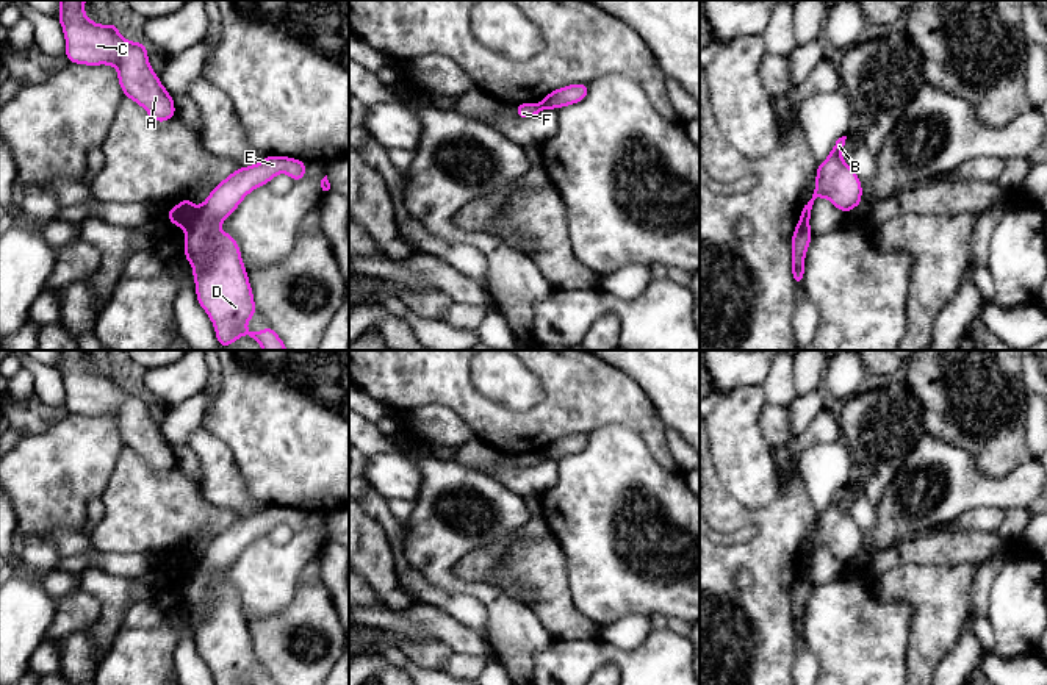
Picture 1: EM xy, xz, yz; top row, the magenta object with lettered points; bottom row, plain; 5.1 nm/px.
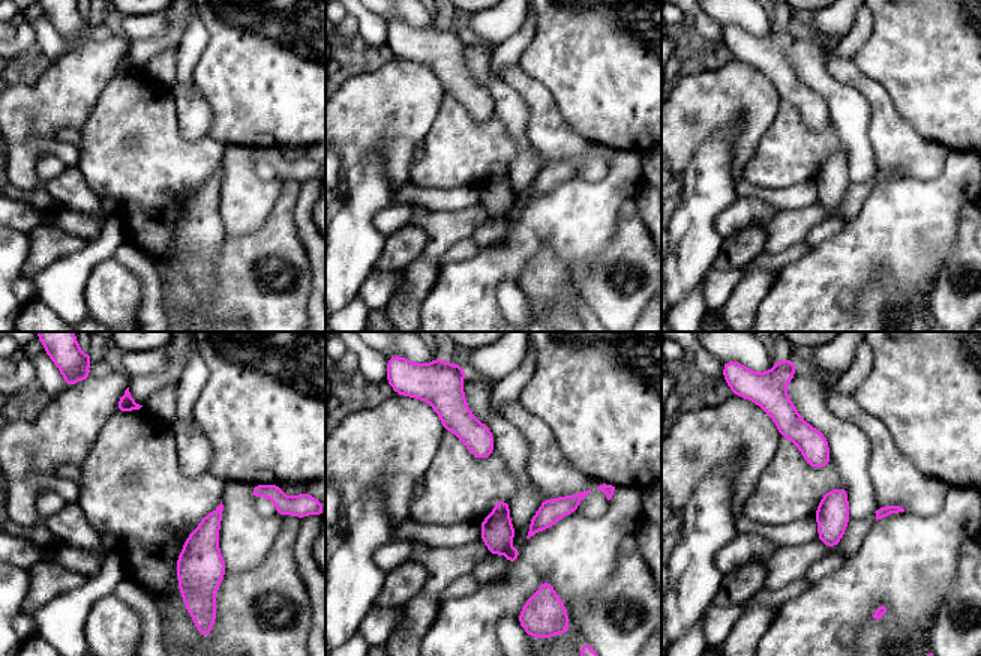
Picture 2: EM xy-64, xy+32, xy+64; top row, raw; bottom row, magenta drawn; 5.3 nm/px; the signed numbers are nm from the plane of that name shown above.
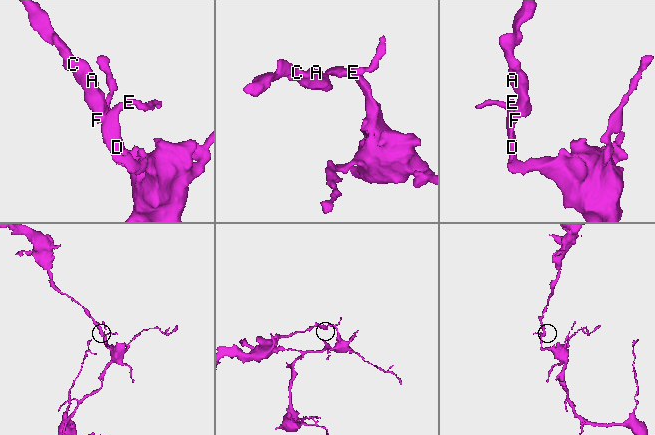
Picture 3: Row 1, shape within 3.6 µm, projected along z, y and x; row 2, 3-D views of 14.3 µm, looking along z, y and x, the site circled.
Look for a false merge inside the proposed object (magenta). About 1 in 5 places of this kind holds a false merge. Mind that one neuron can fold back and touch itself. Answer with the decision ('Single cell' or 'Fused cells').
Fused cells

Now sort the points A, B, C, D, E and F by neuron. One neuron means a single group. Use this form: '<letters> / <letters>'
A B C F / D E

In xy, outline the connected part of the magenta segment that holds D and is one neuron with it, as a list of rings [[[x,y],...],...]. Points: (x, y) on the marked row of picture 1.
[[[269,155],[254,166],[238,167],[216,185],[185,231],[183,258],[192,264],[197,302],[211,319],[222,347],[249,335],[263,350],[288,350],[269,325],[263,332],[246,328],[249,319],[257,314],[252,286],[236,239],[218,228],[249,192],[268,185],[280,172],[288,174],[294,183],[300,181],[305,167],[307,163],[300,160],[277,155]]]

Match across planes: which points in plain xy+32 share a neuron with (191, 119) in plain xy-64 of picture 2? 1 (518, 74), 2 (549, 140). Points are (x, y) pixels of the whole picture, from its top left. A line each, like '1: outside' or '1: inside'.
1: inside
2: inside

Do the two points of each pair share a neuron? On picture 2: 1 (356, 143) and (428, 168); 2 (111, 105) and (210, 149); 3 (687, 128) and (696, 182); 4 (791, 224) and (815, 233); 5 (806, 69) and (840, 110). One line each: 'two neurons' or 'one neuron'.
1: two neurons
2: one neuron
3: two neurons
4: two neurons
5: one neuron

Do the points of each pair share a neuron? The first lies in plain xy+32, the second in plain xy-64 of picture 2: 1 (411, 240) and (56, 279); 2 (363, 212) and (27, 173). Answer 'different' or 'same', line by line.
1: different
2: different

